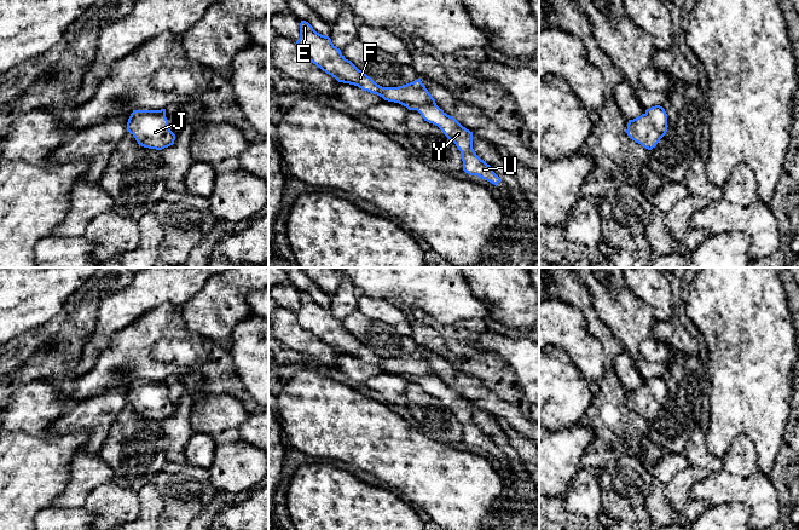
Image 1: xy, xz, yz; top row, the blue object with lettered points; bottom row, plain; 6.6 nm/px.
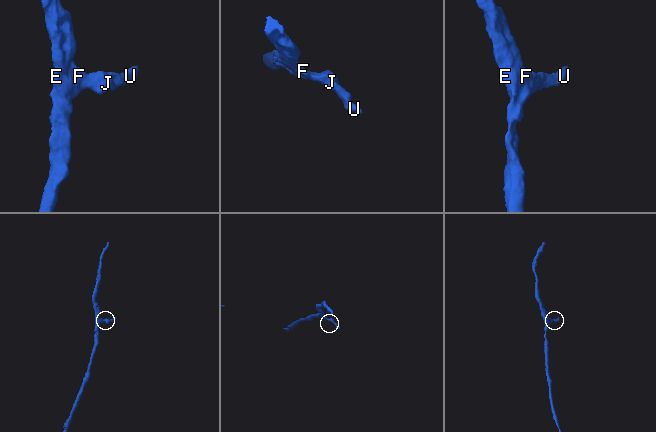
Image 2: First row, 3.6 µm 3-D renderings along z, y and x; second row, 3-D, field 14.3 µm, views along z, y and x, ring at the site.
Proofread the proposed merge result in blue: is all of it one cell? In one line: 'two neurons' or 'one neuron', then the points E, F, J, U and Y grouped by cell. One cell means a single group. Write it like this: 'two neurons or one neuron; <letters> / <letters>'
one neuron; E F J U Y

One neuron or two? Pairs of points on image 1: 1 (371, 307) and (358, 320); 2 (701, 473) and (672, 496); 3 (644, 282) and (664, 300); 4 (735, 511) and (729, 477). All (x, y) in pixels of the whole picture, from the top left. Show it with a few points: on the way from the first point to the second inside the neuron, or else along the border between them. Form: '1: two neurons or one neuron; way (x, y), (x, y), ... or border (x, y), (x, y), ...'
1: two neurons; border (357, 309), (366, 316), (389, 324)
2: one neuron; way (694, 474), (679, 489)
3: one neuron; way (649, 287), (659, 295)
4: two neurons; border (708, 507), (742, 502), (752, 513)

